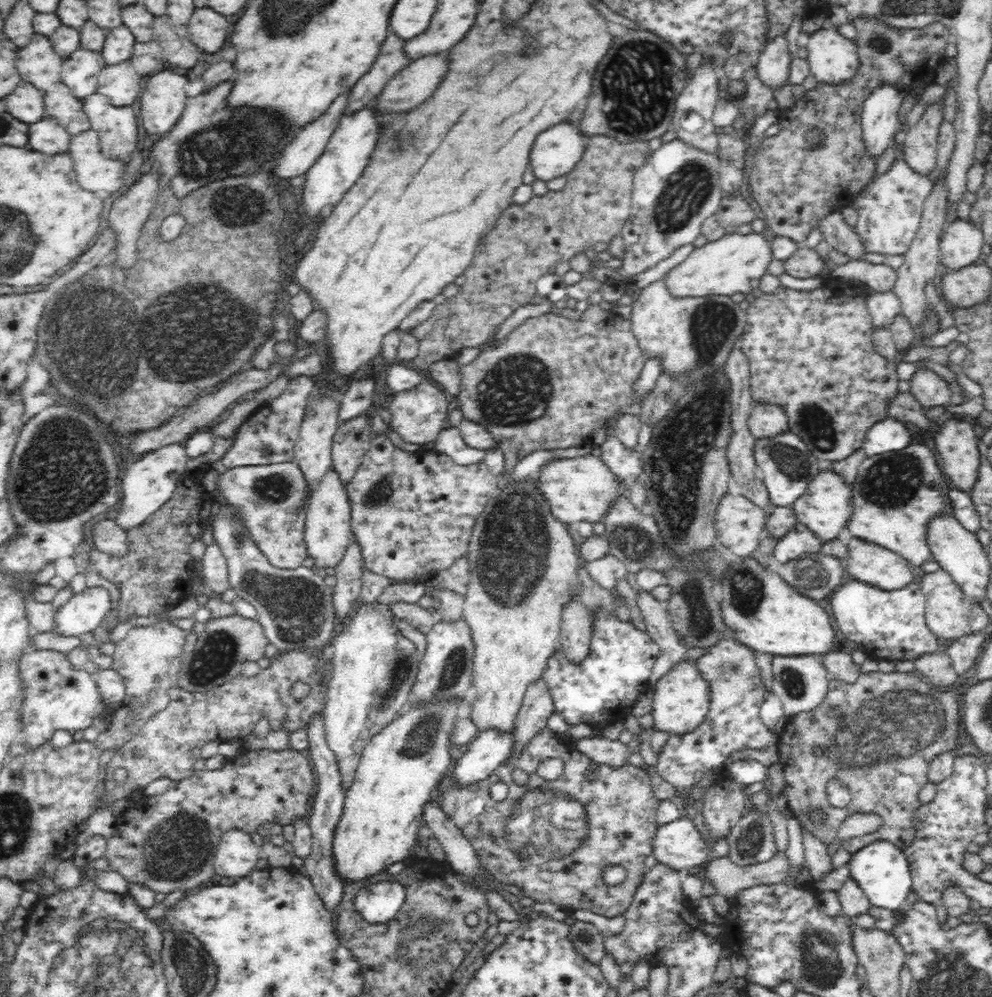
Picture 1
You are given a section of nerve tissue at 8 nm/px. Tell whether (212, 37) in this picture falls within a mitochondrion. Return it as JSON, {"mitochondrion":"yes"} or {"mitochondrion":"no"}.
{"mitochondrion":"no"}

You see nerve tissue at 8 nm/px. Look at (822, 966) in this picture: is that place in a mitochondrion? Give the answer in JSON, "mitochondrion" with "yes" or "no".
{"mitochondrion":"yes"}

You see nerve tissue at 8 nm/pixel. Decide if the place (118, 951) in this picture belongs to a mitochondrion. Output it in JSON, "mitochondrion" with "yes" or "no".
{"mitochondrion":"yes"}

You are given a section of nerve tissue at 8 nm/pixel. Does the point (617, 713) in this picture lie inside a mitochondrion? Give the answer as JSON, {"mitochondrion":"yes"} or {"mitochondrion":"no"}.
{"mitochondrion":"no"}

